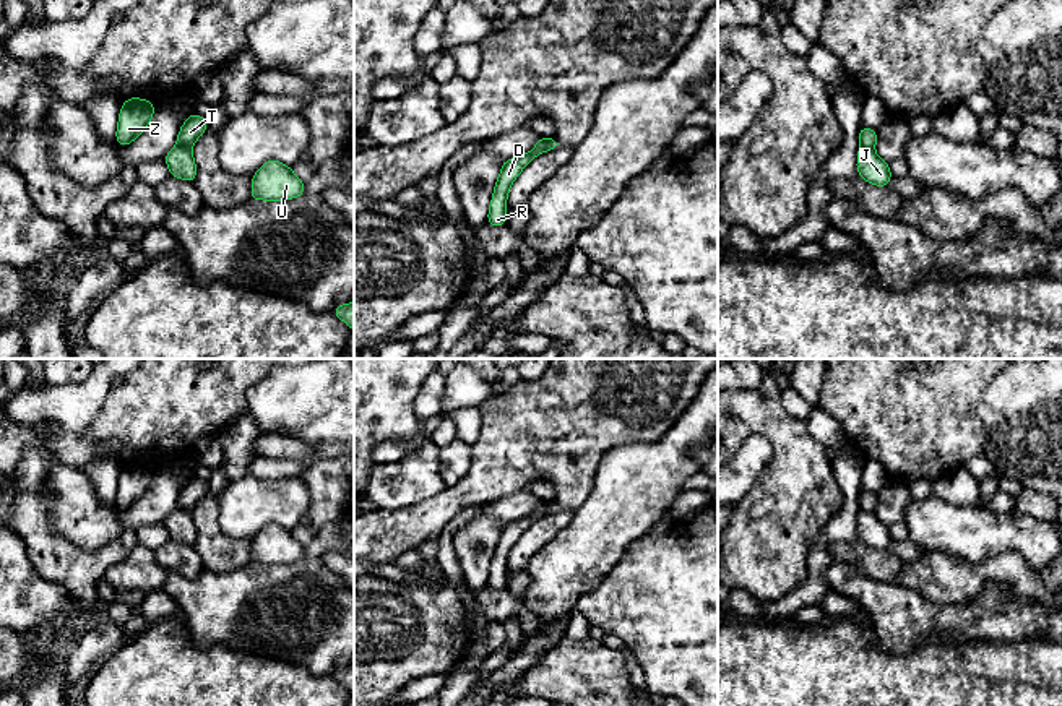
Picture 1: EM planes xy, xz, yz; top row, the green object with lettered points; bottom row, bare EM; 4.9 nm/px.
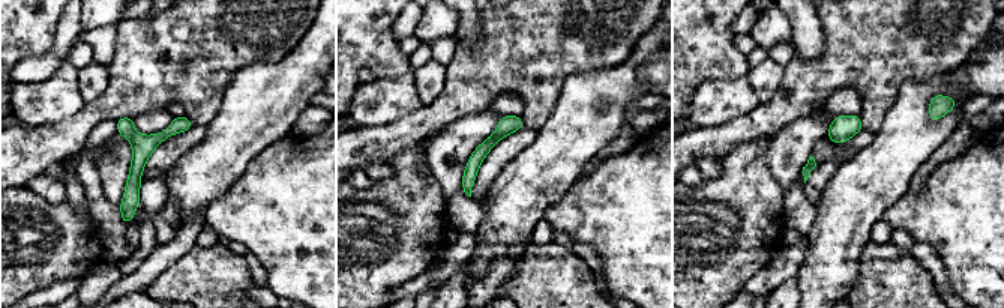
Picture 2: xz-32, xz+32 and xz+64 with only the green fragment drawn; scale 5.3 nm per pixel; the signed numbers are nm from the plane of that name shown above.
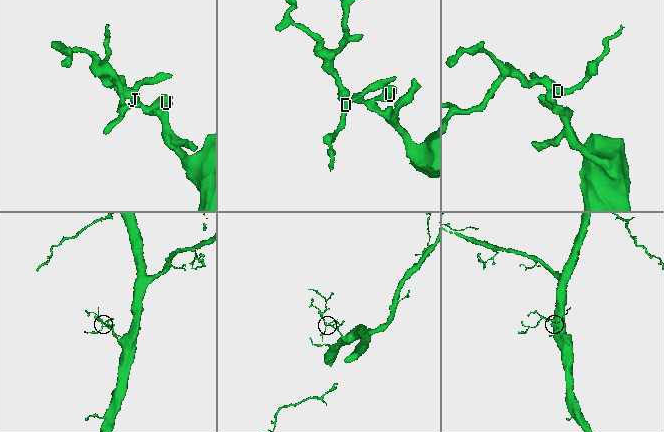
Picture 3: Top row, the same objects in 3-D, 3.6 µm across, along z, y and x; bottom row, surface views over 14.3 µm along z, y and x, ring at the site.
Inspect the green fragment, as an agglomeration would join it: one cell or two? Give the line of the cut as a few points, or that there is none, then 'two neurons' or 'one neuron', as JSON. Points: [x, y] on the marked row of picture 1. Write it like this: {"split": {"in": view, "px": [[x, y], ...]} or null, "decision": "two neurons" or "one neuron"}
{"split": {"in": "xy", "px": [[177, 145], [190, 150]]}, "decision": "two neurons"}

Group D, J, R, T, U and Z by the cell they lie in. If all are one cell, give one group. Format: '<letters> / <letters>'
D R T Z / J U

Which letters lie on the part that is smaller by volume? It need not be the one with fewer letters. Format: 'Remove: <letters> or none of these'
Remove: D, R, T, Z

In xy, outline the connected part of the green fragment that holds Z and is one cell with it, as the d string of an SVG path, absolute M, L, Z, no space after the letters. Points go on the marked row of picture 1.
M128 97L123 101L119 112L119 123L115 131L115 141L120 146L133 143L149 125L154 115L153 101Z

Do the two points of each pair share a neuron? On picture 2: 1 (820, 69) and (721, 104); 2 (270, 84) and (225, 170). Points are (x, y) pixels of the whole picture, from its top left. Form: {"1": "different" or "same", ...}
{"1": "different", "2": "same"}

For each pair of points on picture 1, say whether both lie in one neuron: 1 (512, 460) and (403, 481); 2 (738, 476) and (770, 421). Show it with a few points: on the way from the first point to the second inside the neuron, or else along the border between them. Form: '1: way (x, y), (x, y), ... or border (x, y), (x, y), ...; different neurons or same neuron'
1: border (447, 486), (413, 507); different neurons
2: border (749, 434), (760, 434), (772, 448), (762, 473); different neurons

